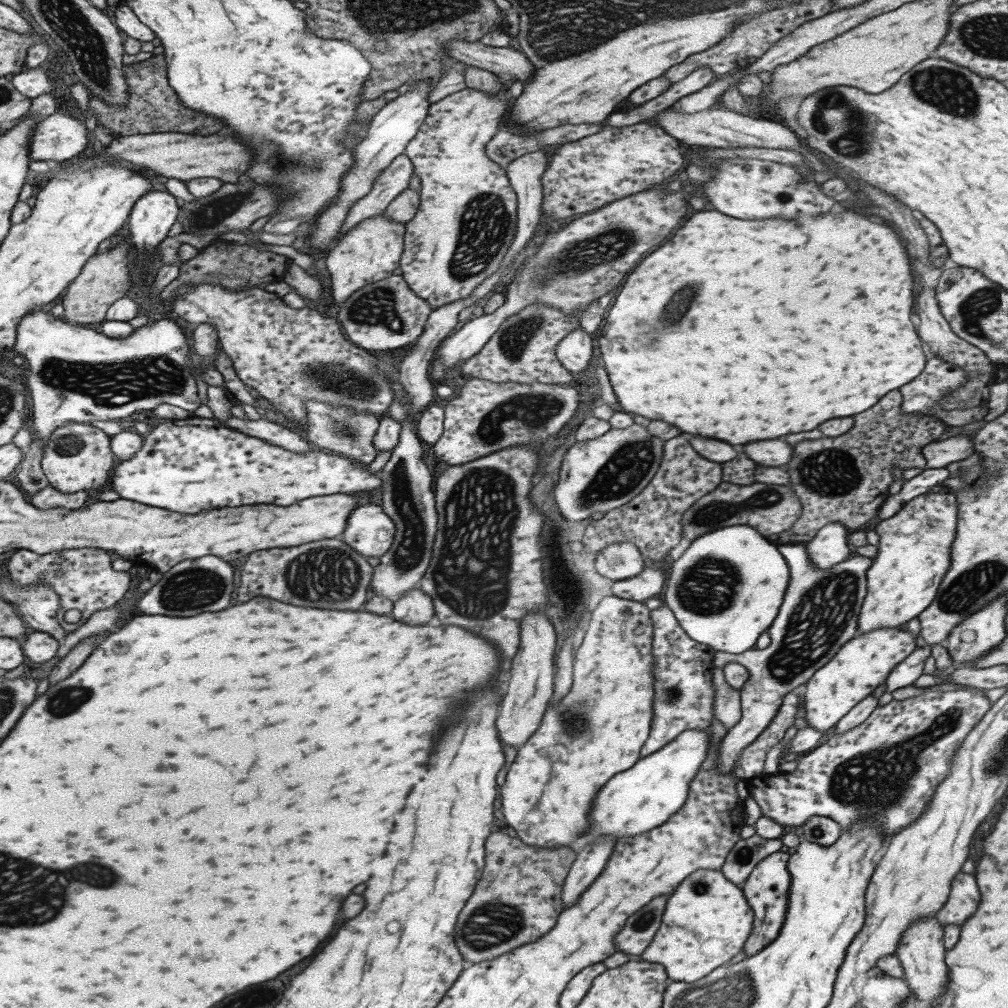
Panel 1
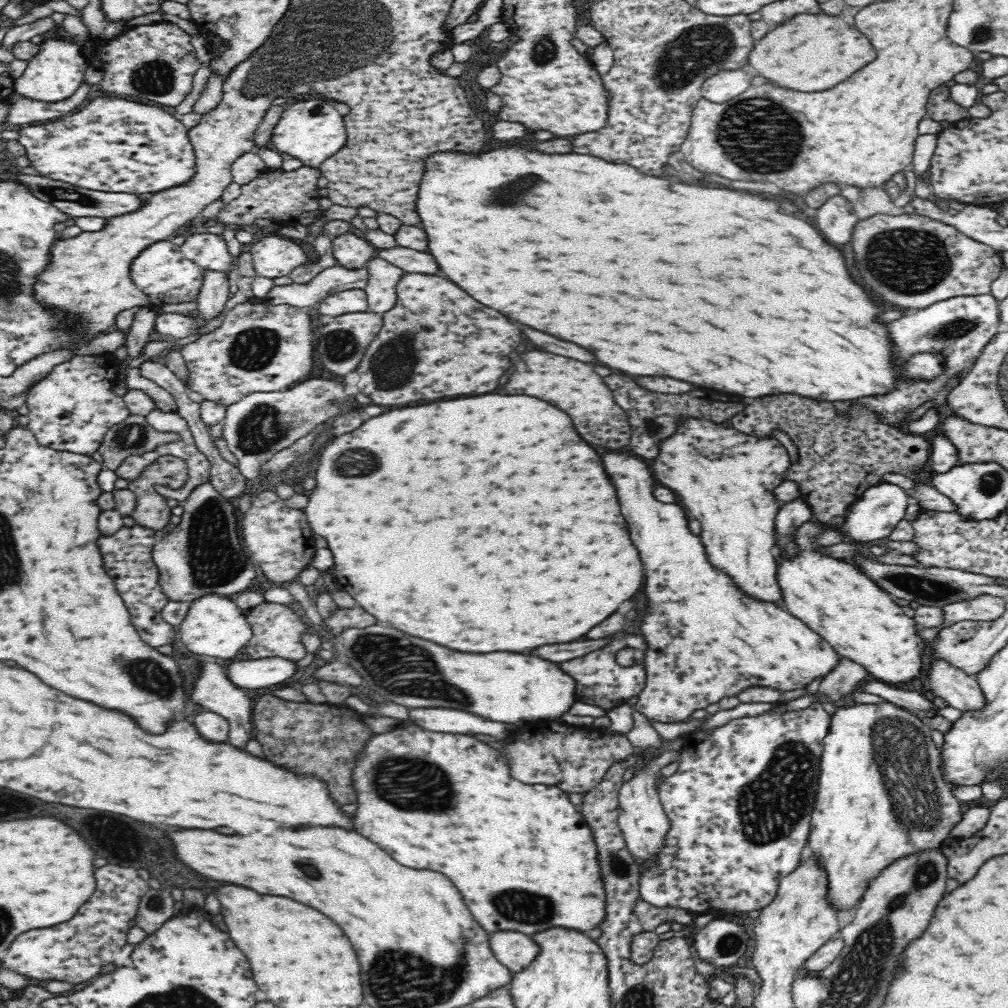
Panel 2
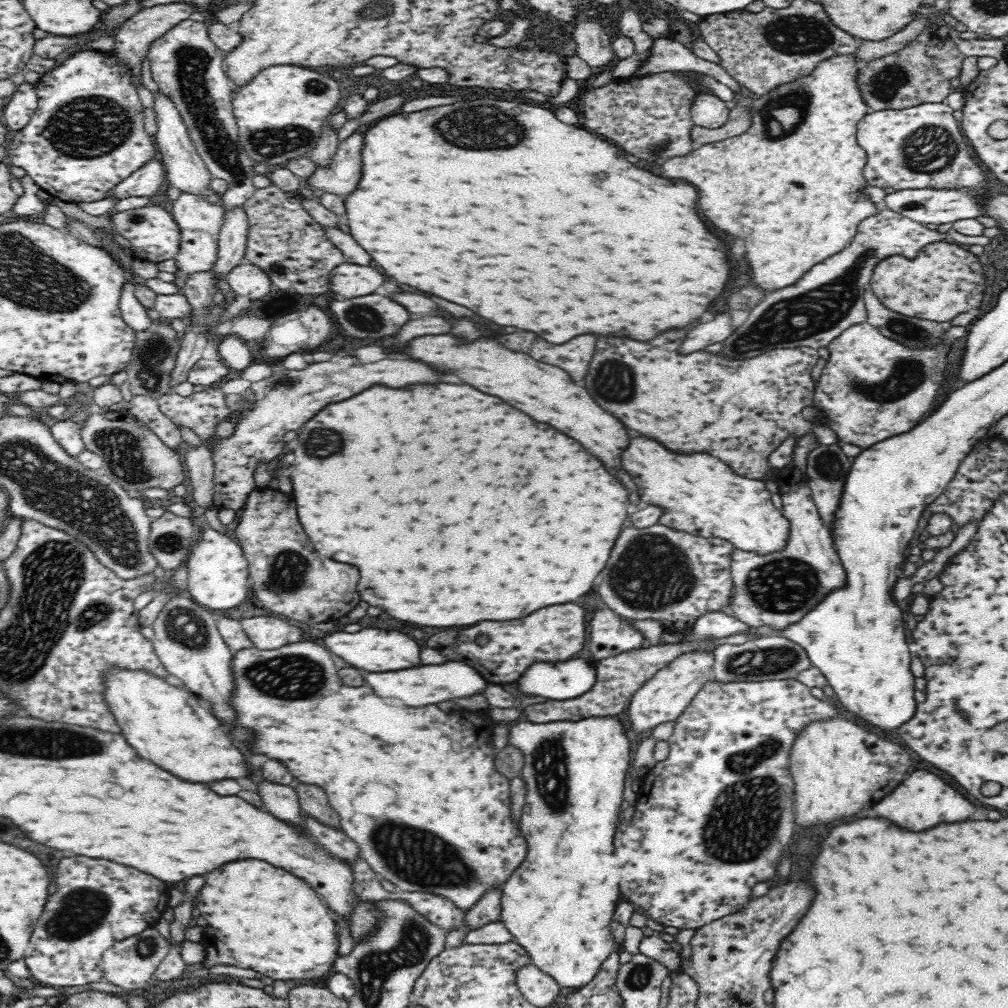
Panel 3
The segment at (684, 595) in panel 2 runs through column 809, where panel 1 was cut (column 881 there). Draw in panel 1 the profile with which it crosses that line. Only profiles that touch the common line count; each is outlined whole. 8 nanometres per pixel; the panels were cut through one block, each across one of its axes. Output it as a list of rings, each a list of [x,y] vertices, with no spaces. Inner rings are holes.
[[[880,627],[856,634],[838,649],[838,653],[819,668],[804,684],[804,710],[810,727],[826,732],[856,704],[870,696],[880,684],[886,682],[893,668],[916,648],[916,636],[900,627]]]

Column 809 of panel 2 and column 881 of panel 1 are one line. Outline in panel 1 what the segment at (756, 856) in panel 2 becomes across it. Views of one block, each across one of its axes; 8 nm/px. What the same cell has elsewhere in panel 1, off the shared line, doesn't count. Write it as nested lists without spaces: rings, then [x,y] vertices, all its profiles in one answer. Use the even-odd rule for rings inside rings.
[[[961,685],[956,690],[926,690],[923,694],[904,700],[893,699],[884,706],[878,705],[862,724],[856,725],[856,728],[850,728],[844,734],[836,734],[836,736],[832,736],[827,742],[816,747],[813,751],[809,751],[800,758],[795,771],[786,773],[778,772],[776,774],[764,774],[762,772],[758,776],[748,779],[750,795],[756,800],[762,816],[766,816],[782,826],[802,827],[812,816],[822,816],[834,820],[841,827],[842,831],[846,831],[855,823],[866,821],[869,817],[872,821],[879,823],[879,832],[884,839],[886,836],[894,837],[898,834],[898,830],[900,832],[904,828],[911,826],[927,810],[927,806],[932,801],[932,796],[934,796],[938,784],[951,772],[952,759],[956,756],[960,744],[964,742],[966,736],[972,732],[972,728],[982,720],[982,717],[990,708],[992,708],[992,702],[986,697],[984,691],[968,685]]]

